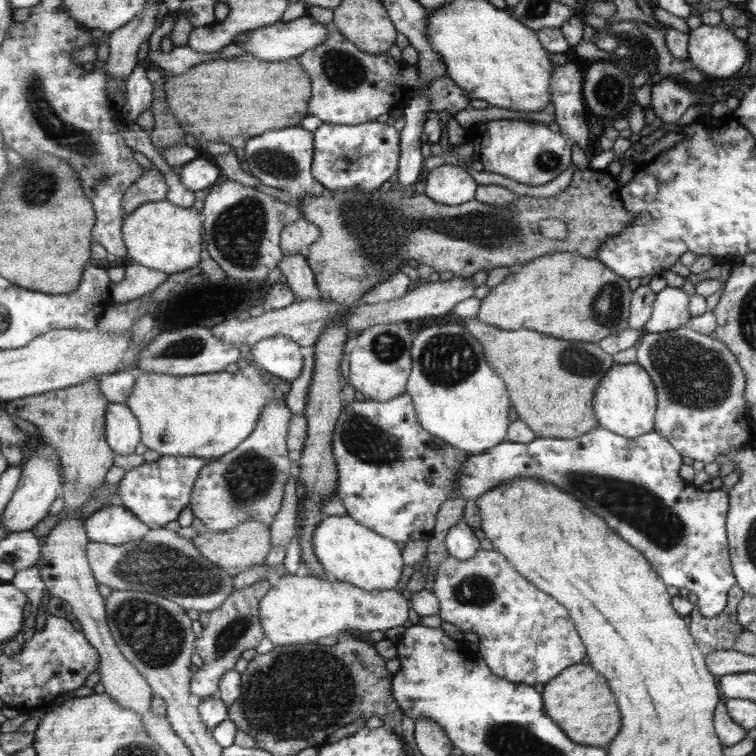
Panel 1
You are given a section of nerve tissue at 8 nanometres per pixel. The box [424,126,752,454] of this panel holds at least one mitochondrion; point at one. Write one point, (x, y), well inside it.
(693, 375)

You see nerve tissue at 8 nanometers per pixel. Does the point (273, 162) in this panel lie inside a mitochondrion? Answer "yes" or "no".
yes

